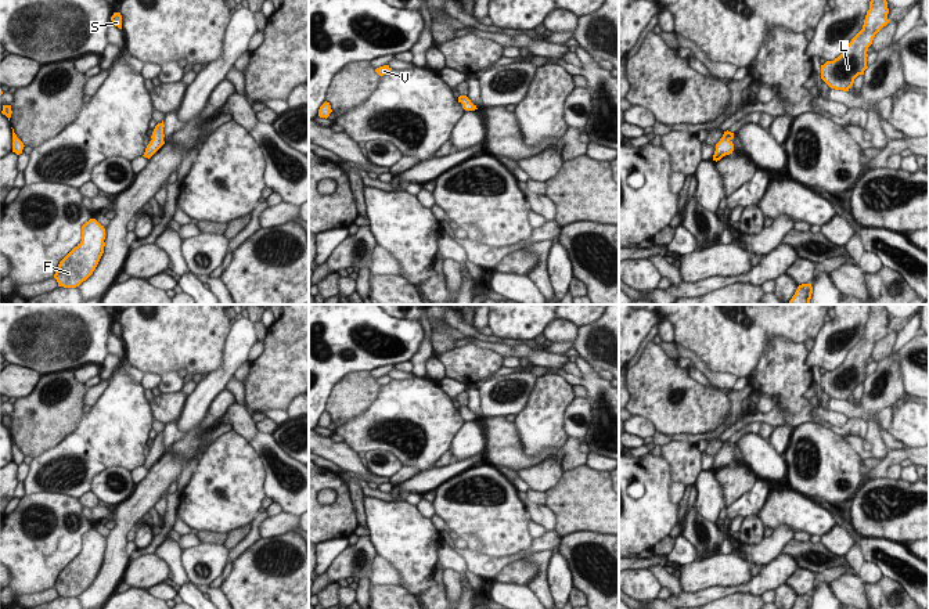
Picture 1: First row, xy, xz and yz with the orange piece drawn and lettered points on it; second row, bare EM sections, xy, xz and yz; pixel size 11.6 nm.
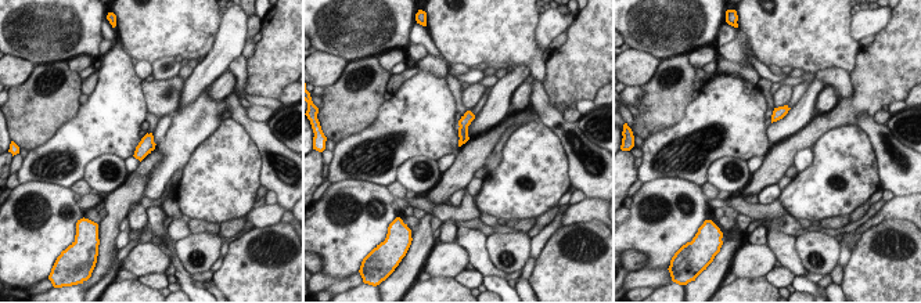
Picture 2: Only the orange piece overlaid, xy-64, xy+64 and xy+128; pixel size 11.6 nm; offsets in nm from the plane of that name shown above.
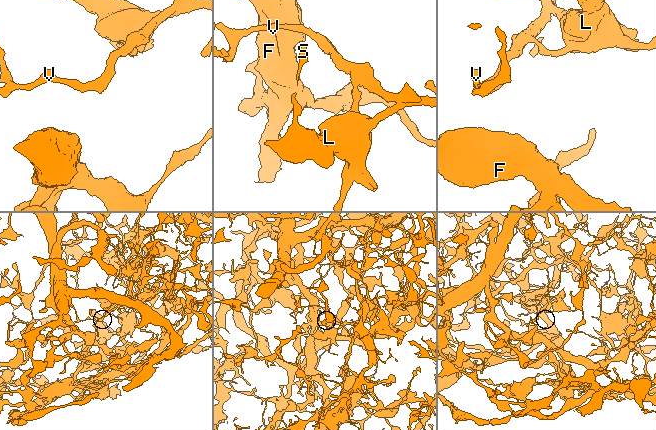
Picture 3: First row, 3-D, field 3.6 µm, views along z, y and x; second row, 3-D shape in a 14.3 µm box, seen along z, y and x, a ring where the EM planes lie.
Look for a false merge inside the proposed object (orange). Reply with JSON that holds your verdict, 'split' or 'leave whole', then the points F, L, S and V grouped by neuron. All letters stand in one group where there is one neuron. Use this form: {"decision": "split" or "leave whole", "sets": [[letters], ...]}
{"decision": "leave whole", "sets": [["F", "L", "S", "V"]]}

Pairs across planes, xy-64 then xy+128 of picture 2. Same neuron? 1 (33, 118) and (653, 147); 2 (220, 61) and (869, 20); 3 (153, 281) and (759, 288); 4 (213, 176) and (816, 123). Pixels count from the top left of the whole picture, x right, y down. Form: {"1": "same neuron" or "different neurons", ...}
{"1": "different neurons", "2": "same neuron", "3": "different neurons", "4": "different neurons"}

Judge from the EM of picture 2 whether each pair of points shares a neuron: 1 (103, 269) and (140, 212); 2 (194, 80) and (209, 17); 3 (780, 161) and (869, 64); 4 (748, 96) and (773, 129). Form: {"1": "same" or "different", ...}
{"1": "different", "2": "different", "3": "same", "4": "different"}

